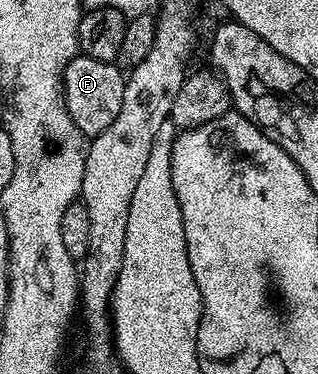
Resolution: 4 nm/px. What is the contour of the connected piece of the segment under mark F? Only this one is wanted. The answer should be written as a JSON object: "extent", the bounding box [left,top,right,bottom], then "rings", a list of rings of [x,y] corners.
{"extent":[63,53,126,139],"rings":[[[84,53],[67,61],[67,67],[63,69],[63,103],[84,139],[97,137],[113,124],[113,120],[117,120],[121,100],[125,100],[126,83],[124,71],[115,62],[93,60]]]}

